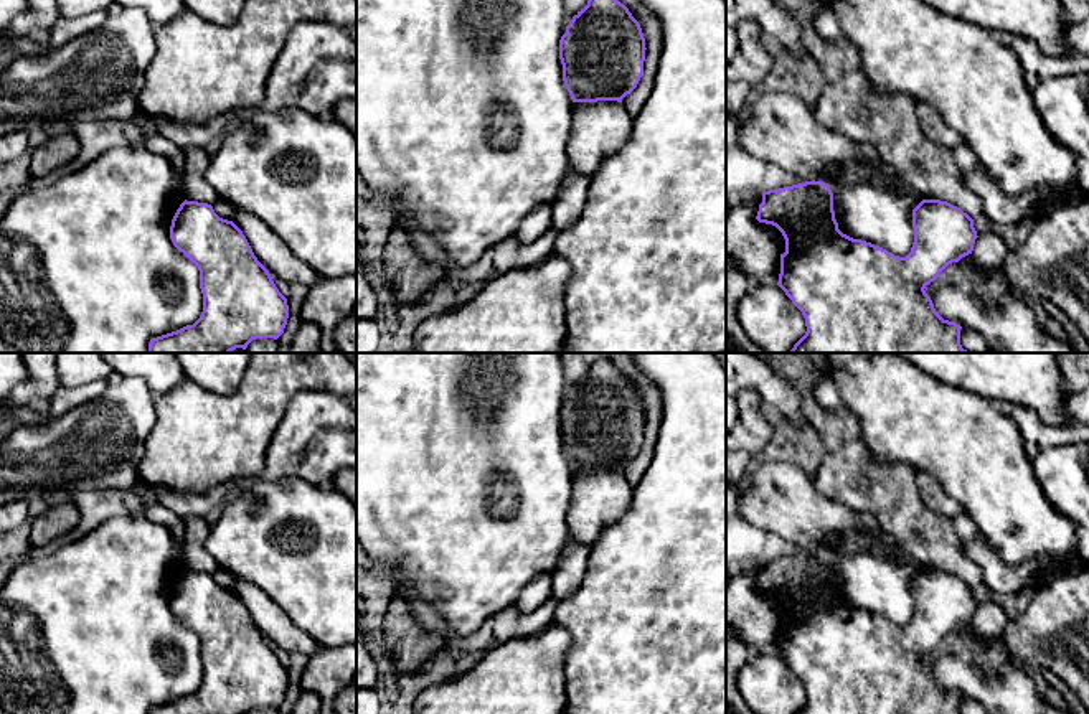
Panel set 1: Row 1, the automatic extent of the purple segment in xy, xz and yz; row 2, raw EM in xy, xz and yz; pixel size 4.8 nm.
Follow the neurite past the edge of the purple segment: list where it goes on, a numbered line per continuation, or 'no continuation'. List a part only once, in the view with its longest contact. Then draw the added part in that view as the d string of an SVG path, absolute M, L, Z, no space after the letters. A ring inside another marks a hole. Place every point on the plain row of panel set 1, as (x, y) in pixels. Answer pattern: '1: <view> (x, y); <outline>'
no continuation

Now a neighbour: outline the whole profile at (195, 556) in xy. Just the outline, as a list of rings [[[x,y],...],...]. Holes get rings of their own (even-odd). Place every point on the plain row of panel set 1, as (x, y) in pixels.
[[[201,516],[185,518],[183,567],[186,571],[213,574],[219,569],[214,557],[205,547],[208,534],[210,524],[206,518]]]

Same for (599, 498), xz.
[[[573,472],[573,495],[568,511],[569,538],[594,547],[604,529],[630,508],[634,486],[622,472]]]

